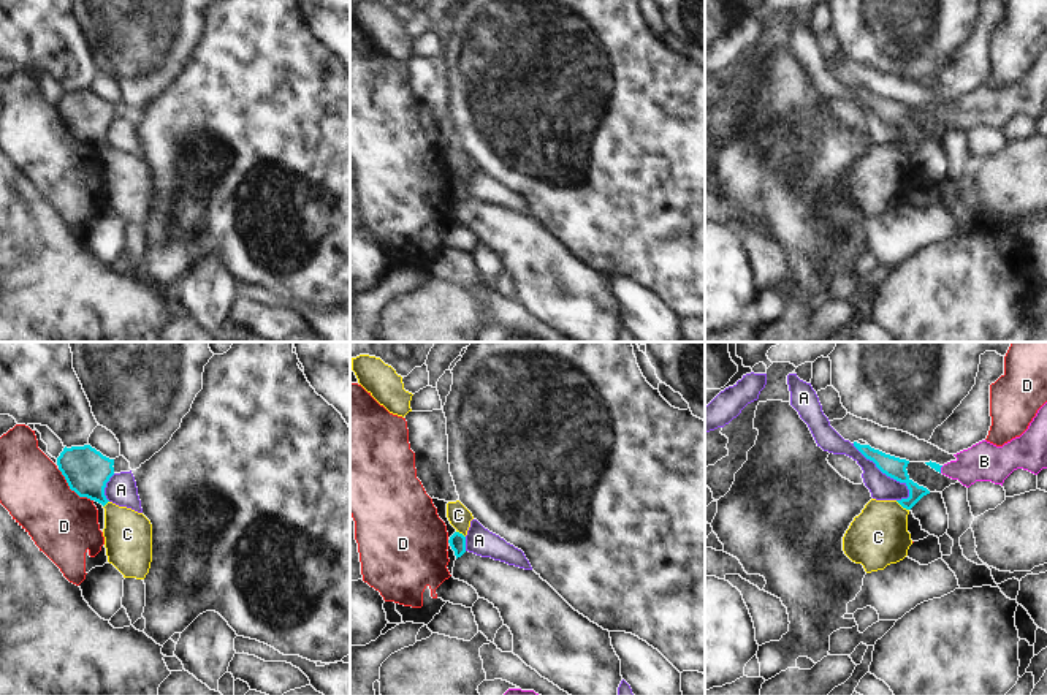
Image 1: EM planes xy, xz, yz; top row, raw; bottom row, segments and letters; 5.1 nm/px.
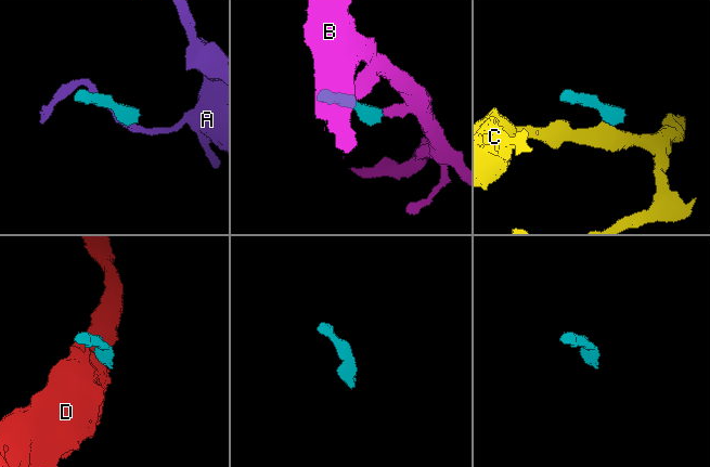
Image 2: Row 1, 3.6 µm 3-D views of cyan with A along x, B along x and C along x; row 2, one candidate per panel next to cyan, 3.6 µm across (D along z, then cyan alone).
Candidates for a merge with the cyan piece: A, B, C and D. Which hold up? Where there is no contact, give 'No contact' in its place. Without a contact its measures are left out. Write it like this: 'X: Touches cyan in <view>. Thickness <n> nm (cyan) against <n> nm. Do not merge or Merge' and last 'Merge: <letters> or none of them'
A: Touches cyan in yz. Thickness 110 nm (cyan) against 130 nm. Do not merge
B: Touches cyan in yz. Thickness 40 nm (cyan) against 200 nm. Merge
C: Touches cyan in yz. Thickness 110 nm (cyan) against 300 nm. Do not merge
D: Touches cyan in xy. Thickness 220 nm (cyan) against 340 nm. Do not merge
Merge: B

